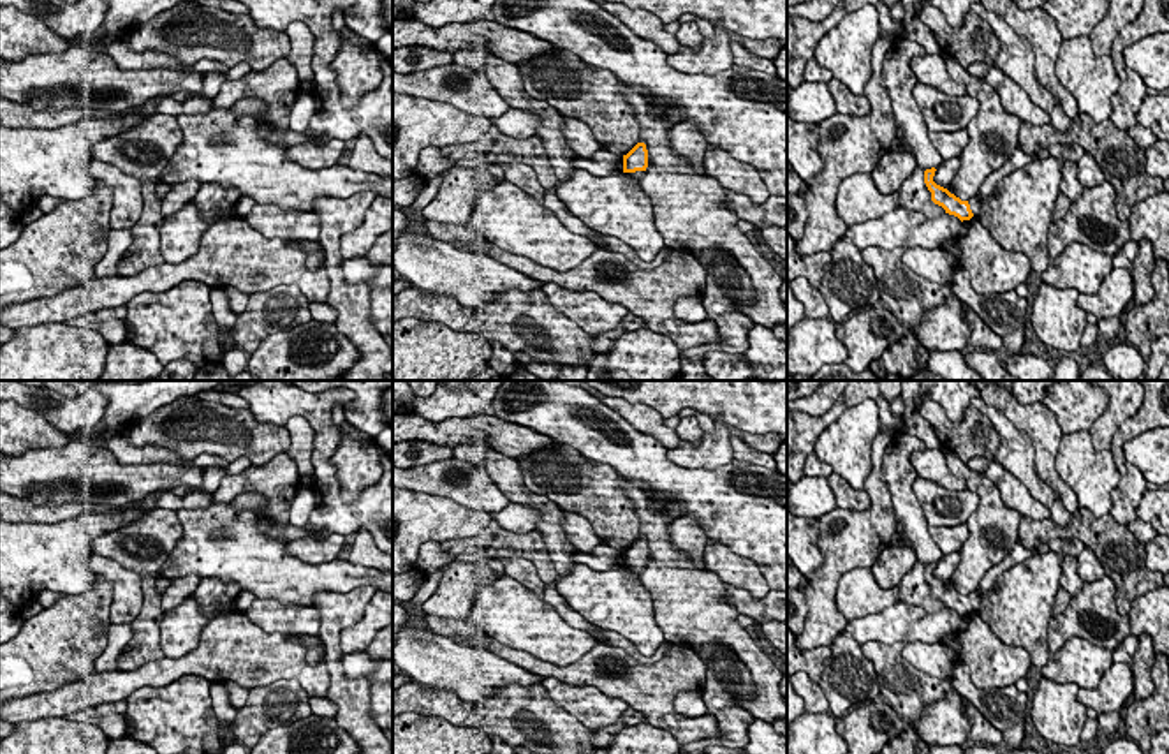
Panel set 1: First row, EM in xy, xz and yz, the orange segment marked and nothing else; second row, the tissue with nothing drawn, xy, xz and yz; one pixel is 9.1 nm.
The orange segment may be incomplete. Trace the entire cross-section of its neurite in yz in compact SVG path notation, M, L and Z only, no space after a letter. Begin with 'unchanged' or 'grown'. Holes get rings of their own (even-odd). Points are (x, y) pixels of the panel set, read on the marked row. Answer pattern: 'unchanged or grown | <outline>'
grown | M935 167L924 171L924 183L931 192L931 201L945 210L945 213L958 217L961 222L977 217L986 197L974 196L968 201L961 201L947 188L933 181Z

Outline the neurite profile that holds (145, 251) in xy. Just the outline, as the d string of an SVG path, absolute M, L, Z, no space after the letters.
M143 181L143 213L130 227L134 241L118 261L120 275L137 275L164 262L160 254L160 229L164 225L162 199L157 196L157 181Z

